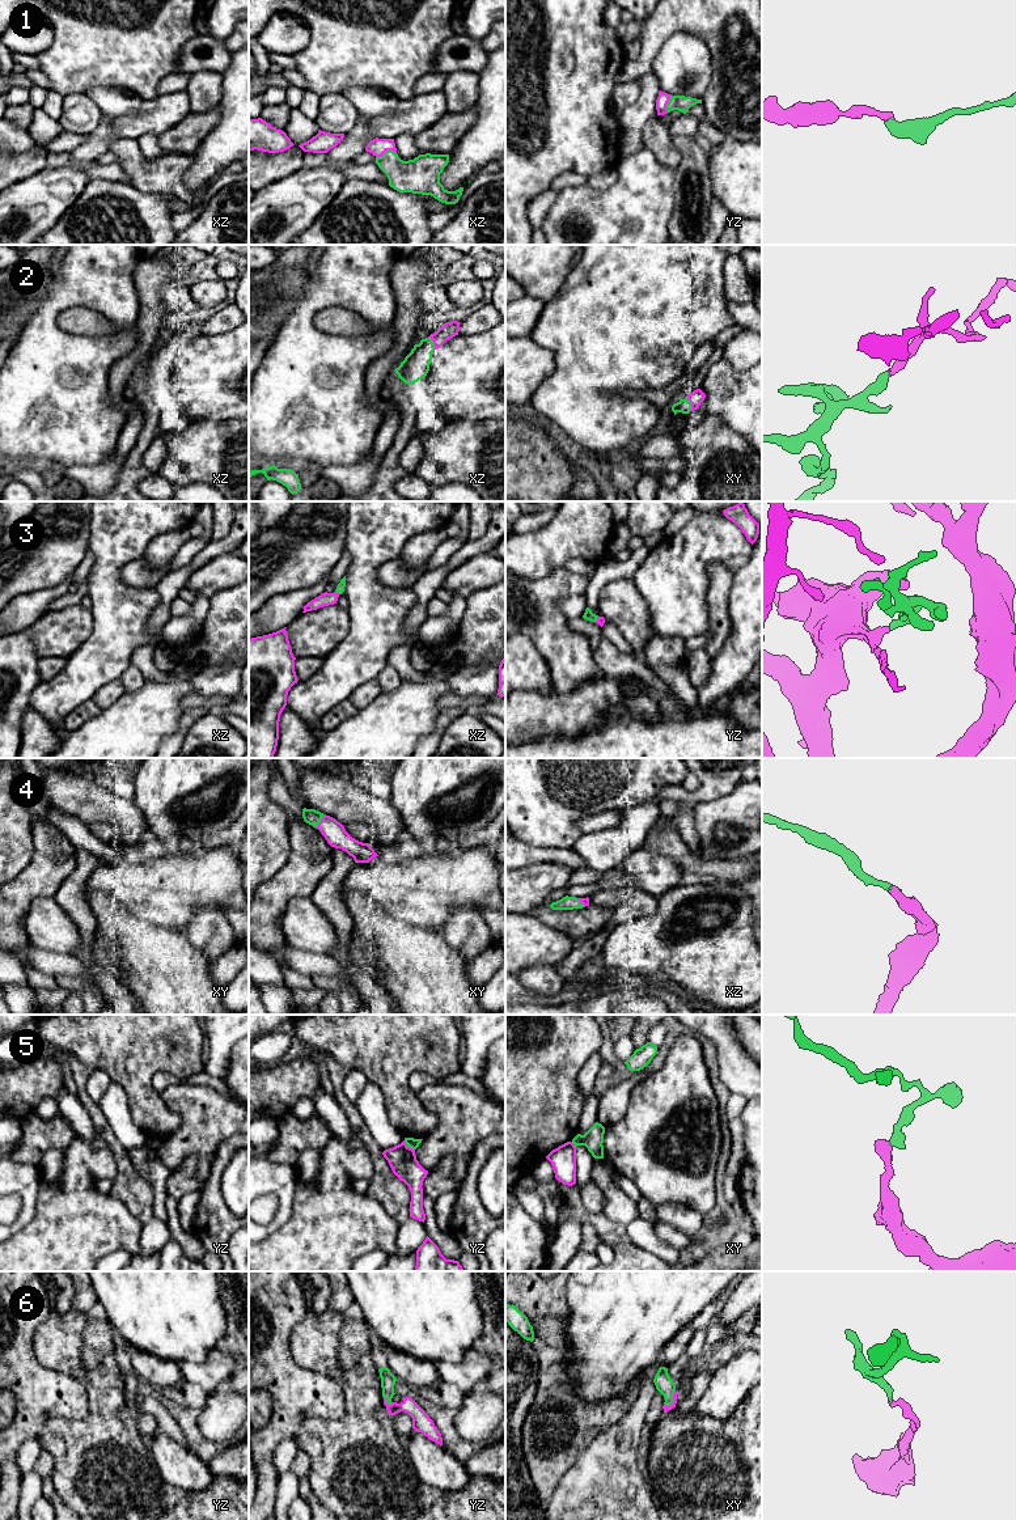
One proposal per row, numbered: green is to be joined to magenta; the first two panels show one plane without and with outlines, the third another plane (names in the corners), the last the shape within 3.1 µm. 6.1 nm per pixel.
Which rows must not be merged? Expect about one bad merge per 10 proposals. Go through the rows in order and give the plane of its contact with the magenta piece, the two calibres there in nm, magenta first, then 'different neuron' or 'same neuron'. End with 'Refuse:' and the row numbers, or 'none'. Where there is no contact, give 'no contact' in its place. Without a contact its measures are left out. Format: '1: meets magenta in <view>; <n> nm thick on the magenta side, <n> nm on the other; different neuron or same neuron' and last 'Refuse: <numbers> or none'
1: meets magenta in xz; 110 nm thick on the magenta side, 220 nm on the other; same neuron
2: meets magenta in xz; 100 nm thick on the magenta side, 160 nm on the other; same neuron
3: meets magenta in xz; 80 nm thick on the magenta side, 50 nm on the other; same neuron
4: meets magenta in xy; 140 nm thick on the magenta side, 100 nm on the other; same neuron
5: meets magenta in yz; 170 nm thick on the magenta side, 70 nm on the other; different neuron
6: meets magenta in xy; 40 nm thick on the magenta side, 110 nm on the other; same neuron
Refuse: 5

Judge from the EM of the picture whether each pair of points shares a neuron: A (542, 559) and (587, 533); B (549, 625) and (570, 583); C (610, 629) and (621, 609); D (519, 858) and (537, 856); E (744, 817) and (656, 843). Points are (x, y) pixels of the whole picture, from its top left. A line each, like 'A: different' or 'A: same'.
A: same
B: same
C: different
D: same
E: different

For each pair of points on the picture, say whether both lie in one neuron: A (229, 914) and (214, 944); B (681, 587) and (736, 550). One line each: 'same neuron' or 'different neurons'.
A: different neurons
B: same neuron

